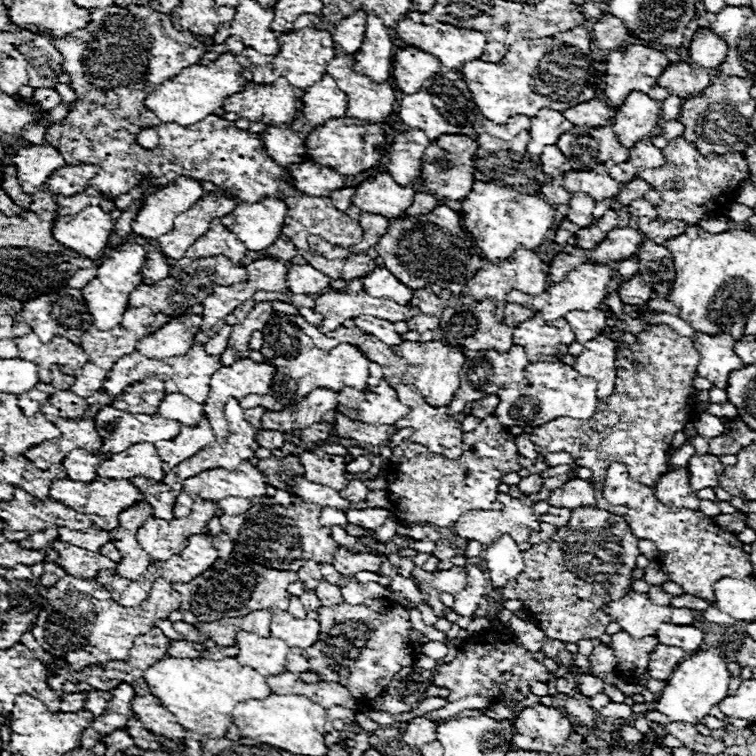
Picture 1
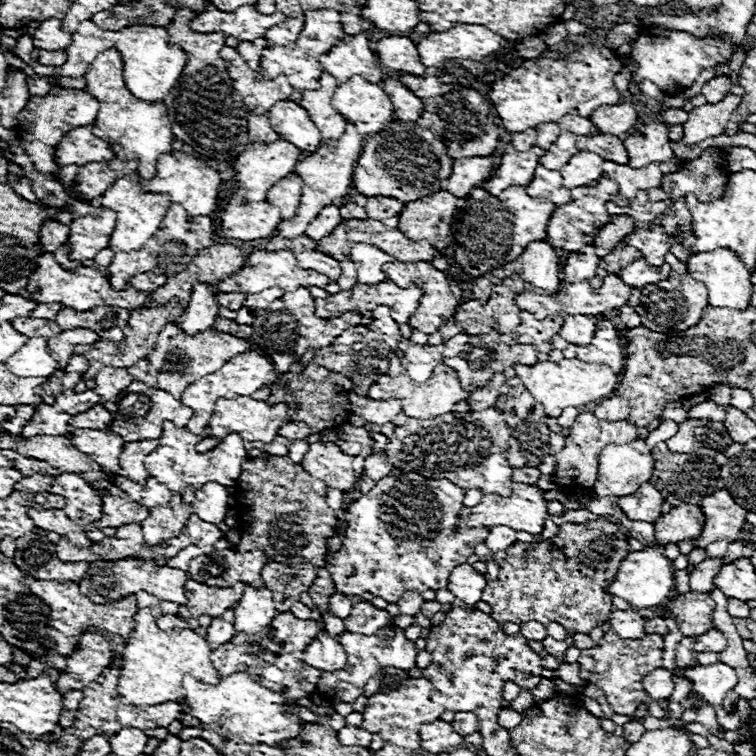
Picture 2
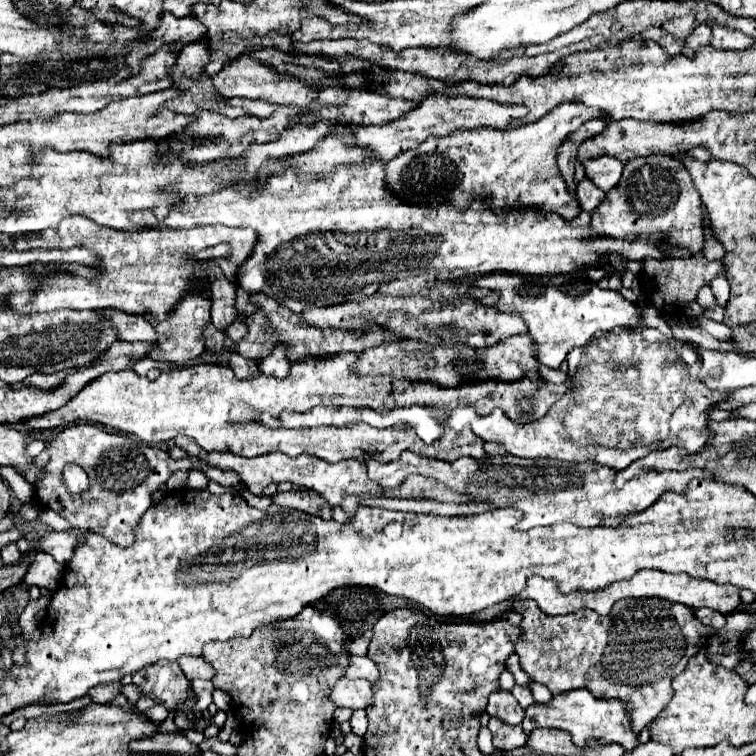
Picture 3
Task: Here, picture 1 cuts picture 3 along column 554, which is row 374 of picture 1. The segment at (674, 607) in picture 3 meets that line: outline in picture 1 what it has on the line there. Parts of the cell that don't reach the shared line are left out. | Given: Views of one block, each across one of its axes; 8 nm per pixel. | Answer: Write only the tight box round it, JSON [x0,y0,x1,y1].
[530,324,698,514]

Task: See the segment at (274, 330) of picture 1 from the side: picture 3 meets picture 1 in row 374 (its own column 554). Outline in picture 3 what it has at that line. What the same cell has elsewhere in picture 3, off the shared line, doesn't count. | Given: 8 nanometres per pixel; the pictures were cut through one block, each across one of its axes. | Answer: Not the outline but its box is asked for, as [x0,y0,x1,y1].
[472,272,640,368]

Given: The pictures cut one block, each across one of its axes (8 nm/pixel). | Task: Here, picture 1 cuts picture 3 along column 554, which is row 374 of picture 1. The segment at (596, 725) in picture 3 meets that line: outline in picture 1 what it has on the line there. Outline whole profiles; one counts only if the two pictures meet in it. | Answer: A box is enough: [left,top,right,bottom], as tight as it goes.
[692,332,744,388]

